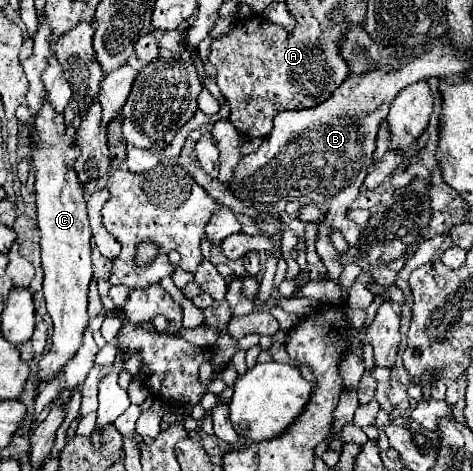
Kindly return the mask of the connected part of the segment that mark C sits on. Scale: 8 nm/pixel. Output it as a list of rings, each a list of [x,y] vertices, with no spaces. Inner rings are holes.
[[[43,97],[41,111],[35,115],[35,147],[33,147],[33,169],[35,169],[35,203],[39,223],[39,245],[41,245],[41,267],[45,273],[43,293],[47,311],[53,319],[53,345],[51,351],[39,361],[39,379],[47,381],[59,373],[69,359],[79,351],[83,343],[83,331],[87,327],[87,287],[93,277],[91,269],[91,227],[87,219],[87,203],[77,171],[73,169],[79,157],[73,135],[69,137],[69,125],[63,113],[57,113],[49,99]]]

